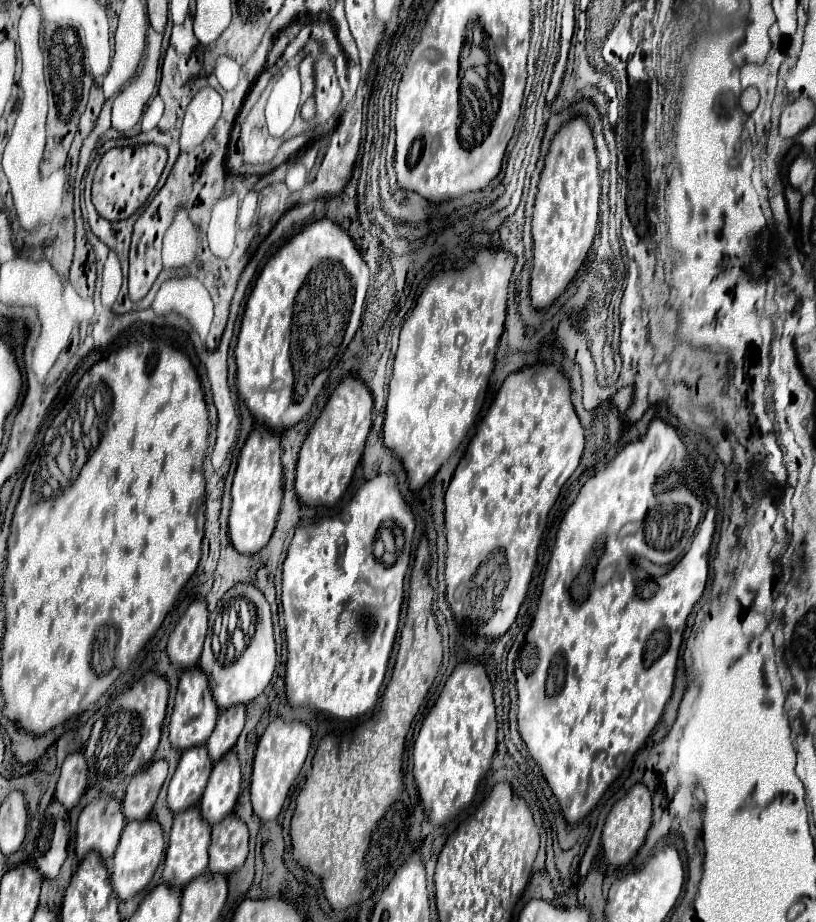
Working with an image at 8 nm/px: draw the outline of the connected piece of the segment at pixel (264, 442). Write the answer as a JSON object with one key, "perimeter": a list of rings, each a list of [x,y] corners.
{"perimeter":[[[256,426],[240,452],[238,468],[232,482],[232,508],[228,530],[234,548],[242,554],[254,554],[264,548],[274,532],[284,494],[284,468],[280,456],[280,434],[266,426]]]}

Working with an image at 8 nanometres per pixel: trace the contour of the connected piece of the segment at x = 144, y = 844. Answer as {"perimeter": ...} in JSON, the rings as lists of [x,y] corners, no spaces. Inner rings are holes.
{"perimeter":[[[154,818],[126,824],[114,854],[114,870],[112,870],[112,886],[120,900],[132,898],[152,880],[158,862],[162,860],[162,854],[164,854],[164,834],[162,834],[162,826]]]}

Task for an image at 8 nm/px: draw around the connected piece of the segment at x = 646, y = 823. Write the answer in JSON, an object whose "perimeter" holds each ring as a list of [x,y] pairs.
{"perimeter":[[[634,784],[624,798],[620,798],[608,818],[606,818],[606,824],[604,824],[604,830],[602,830],[602,848],[604,848],[604,856],[606,860],[612,864],[612,866],[624,866],[628,864],[638,848],[644,844],[644,838],[646,838],[646,832],[652,824],[652,796],[650,796],[650,790],[644,786],[644,784]]]}

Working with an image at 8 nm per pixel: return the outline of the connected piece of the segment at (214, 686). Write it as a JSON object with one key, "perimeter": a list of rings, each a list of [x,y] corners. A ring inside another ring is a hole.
{"perimeter":[[[246,584],[246,596],[256,608],[256,634],[252,636],[252,640],[248,642],[240,658],[236,658],[232,664],[220,664],[212,656],[208,656],[206,650],[200,656],[200,668],[206,672],[212,696],[220,708],[252,702],[268,686],[276,668],[276,644],[274,644],[274,632],[272,632],[272,620],[270,620],[270,606],[266,598],[262,596],[262,592],[254,588],[252,584]]]}

